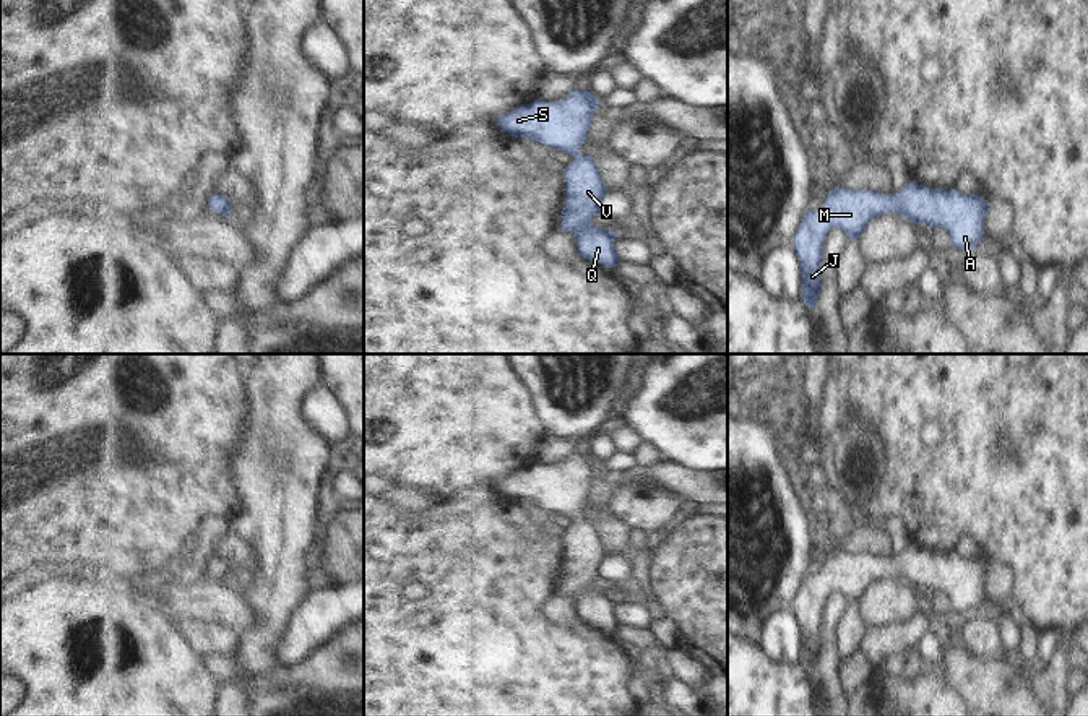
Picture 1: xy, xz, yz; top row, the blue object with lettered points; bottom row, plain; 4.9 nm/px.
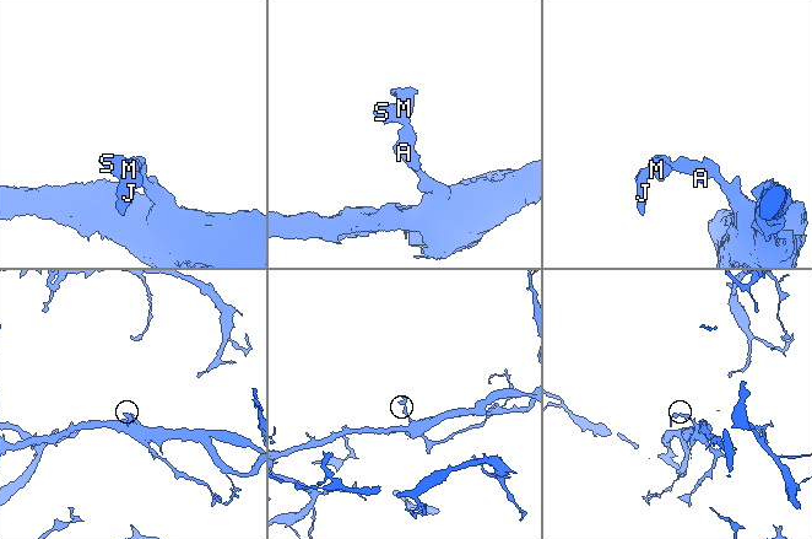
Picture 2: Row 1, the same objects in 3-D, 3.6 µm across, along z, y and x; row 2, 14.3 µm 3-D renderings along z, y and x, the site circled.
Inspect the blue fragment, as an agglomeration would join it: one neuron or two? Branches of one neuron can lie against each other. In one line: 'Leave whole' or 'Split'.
Leave whole.

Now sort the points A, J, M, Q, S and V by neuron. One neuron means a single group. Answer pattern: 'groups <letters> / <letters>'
groups A J M Q S V

